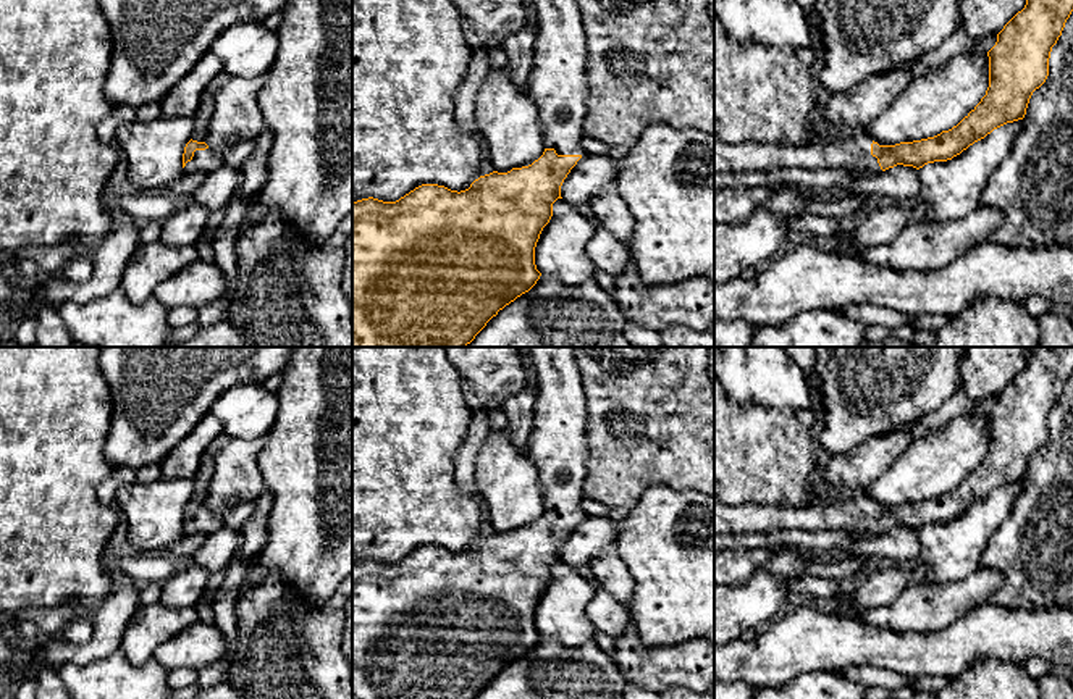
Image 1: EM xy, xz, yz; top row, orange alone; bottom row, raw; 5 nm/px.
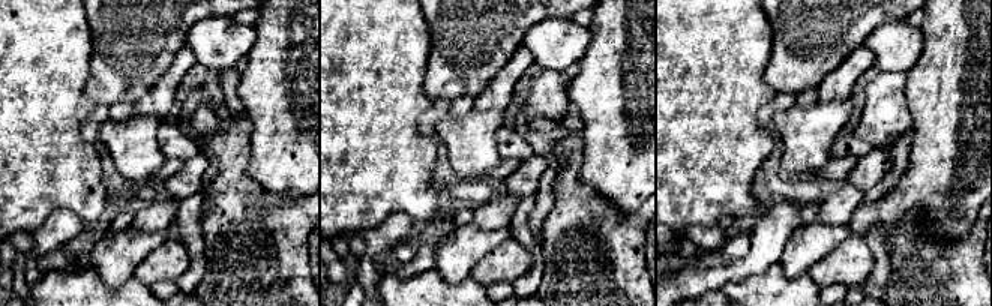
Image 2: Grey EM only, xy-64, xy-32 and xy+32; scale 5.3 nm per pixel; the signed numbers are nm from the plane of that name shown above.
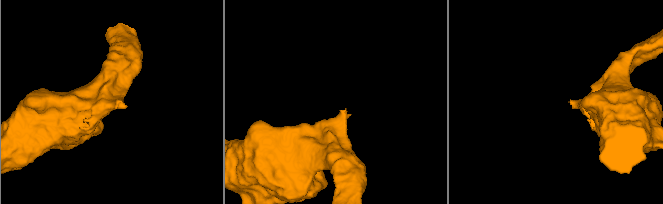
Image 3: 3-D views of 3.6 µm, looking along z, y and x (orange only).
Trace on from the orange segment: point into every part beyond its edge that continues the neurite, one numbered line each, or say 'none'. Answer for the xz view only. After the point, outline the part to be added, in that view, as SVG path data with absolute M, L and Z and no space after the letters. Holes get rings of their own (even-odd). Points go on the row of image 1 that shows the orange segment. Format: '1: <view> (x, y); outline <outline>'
1: xz (558, 84); outline M533 0L536 11L535 68L528 95L536 103L545 149L583 155L580 147L588 84L587 34L577 0Z

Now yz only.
1: yz (854, 152); outline M865 131L835 136L831 140L790 144L714 142L714 173L769 173L776 168L847 168L882 171L871 155L873 139Z

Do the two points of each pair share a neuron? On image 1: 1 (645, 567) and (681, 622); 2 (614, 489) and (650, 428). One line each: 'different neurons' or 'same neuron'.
1: same neuron
2: same neuron

